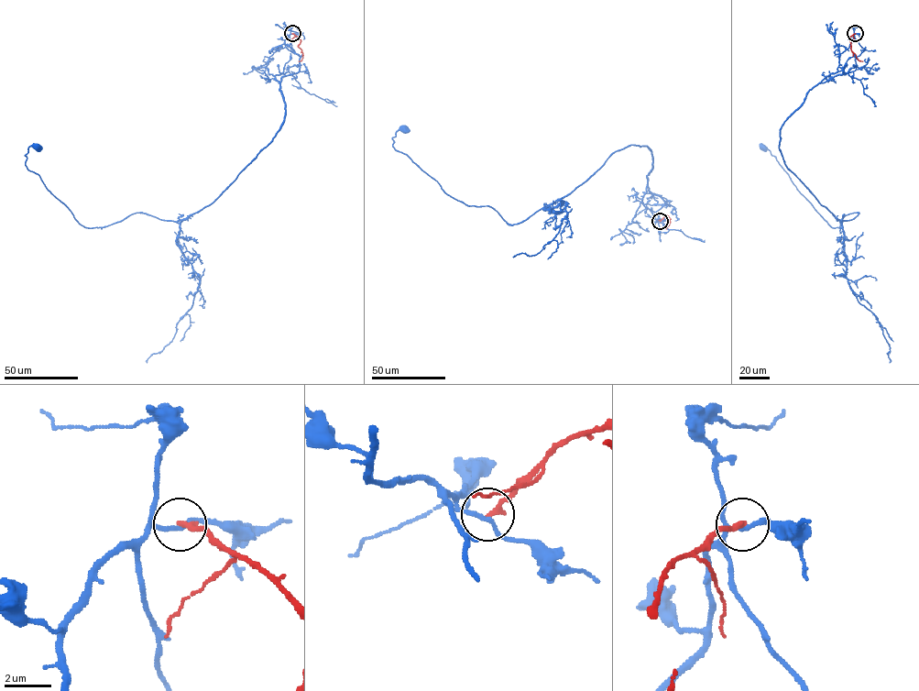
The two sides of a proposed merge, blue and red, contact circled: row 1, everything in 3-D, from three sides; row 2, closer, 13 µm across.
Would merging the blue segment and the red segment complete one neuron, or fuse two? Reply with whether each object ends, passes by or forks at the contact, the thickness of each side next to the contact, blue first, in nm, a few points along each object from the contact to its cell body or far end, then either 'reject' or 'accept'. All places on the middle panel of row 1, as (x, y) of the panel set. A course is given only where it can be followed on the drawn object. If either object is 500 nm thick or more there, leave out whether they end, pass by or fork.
blue passes by | red ends | 170/240 nm | blue via (660, 221), (647, 147), (616, 150), (509, 224), (397, 151), (409, 131) | red via (660, 221), (664, 216), (669, 217), (670, 223), (666, 229) | reject

